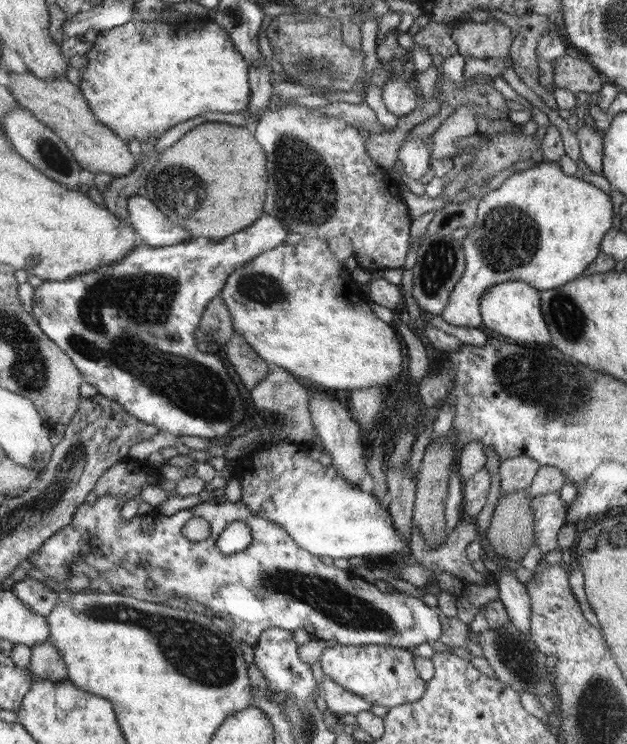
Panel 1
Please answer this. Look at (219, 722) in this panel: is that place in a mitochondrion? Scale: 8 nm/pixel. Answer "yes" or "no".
no

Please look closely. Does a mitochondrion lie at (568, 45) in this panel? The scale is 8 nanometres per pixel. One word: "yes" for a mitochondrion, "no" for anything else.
no

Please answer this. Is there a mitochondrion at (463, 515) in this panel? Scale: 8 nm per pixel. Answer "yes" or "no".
no

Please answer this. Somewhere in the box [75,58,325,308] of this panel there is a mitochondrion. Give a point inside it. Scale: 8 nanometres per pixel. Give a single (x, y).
(176, 186)

